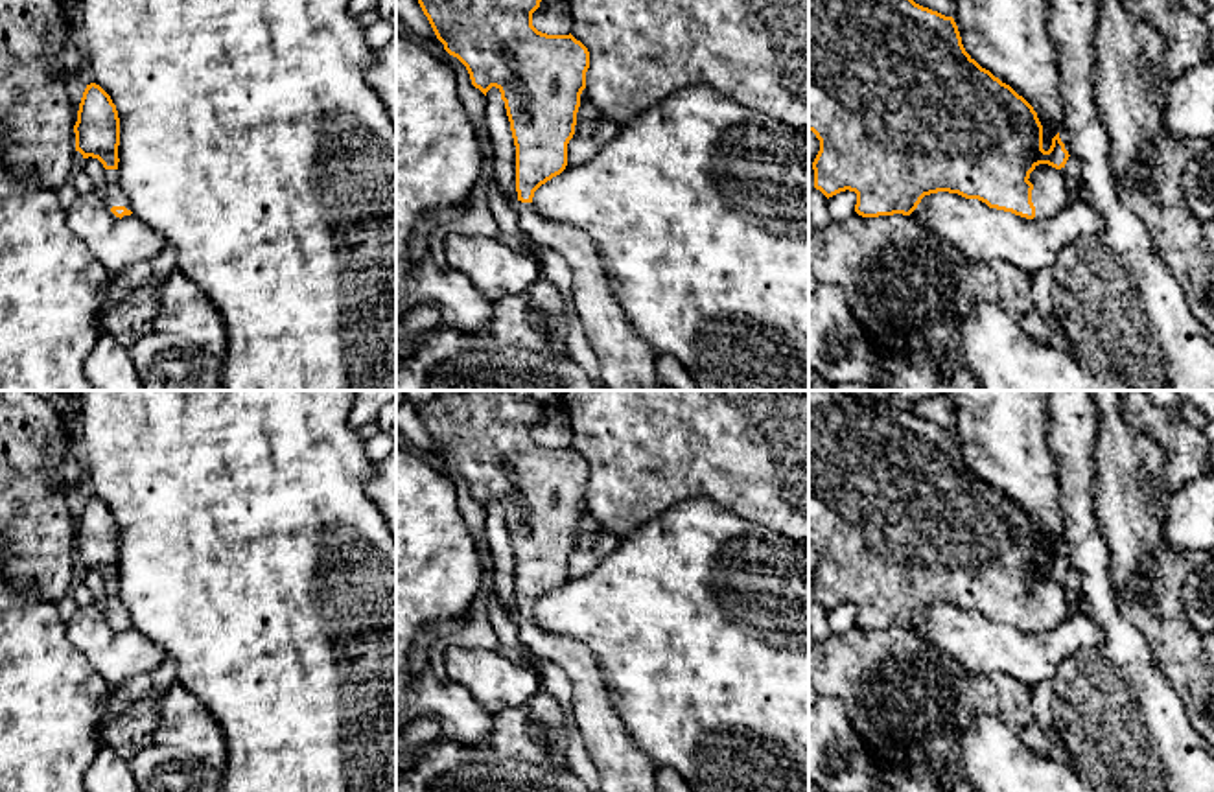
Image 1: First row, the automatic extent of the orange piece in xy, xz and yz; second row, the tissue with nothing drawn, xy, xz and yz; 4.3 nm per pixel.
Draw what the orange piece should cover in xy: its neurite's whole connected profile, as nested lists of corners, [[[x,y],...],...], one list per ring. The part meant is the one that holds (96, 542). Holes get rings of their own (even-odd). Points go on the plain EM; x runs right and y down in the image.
[[[96,495],[87,497],[74,538],[76,564],[98,571],[105,584],[103,613],[114,630],[131,628],[131,617],[118,597],[120,530],[111,508]]]

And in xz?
[[[508,390],[442,392],[418,403],[418,416],[444,462],[468,483],[484,508],[496,499],[505,514],[516,558],[518,639],[534,659],[562,667],[573,685],[573,715],[586,750],[599,772],[602,792],[656,792],[658,764],[636,746],[615,715],[593,654],[578,641],[554,635],[536,624],[534,604],[567,578],[567,556],[575,547],[580,507],[589,481],[588,460],[569,448],[547,448],[532,438],[543,405],[518,400]]]

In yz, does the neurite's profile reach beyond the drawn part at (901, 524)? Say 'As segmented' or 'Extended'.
Extended

